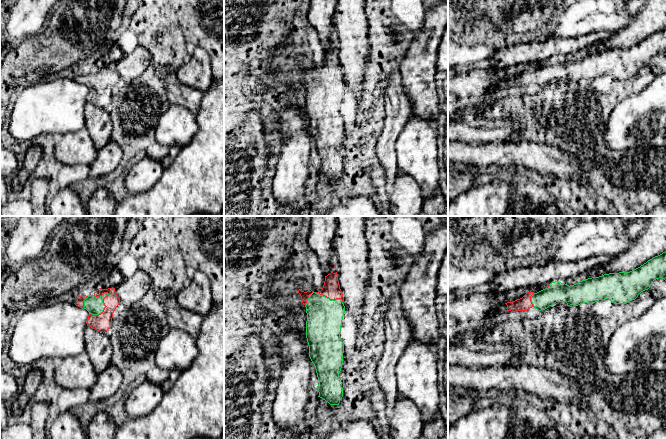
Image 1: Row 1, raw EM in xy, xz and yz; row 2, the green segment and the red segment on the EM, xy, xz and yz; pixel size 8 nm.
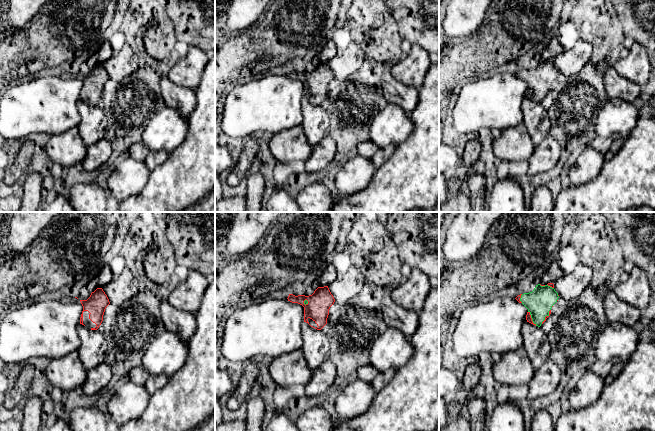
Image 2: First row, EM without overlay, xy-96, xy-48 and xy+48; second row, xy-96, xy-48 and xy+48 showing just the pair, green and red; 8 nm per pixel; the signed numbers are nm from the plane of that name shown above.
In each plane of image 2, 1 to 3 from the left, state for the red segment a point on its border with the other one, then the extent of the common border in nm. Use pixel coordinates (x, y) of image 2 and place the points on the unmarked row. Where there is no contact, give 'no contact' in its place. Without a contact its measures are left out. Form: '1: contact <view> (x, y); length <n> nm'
1: no contact
2: contact xy-48 (304, 78); length 60 nm
3: contact xy+48 (546, 91); length 140 nm

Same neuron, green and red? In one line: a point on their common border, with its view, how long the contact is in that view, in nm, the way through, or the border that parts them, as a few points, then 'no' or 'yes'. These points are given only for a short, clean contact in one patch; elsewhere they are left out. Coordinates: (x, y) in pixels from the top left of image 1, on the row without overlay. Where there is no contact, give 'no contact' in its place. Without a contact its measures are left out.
contact xy (104, 83); length 240 nm; way xy (94, 81), (104, 83), (102, 98); yes

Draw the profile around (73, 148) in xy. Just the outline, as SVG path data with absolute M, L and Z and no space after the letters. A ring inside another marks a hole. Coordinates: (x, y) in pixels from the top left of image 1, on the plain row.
M86 128L62 135L54 152L56 159L63 165L90 165L97 157L97 149Z

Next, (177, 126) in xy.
M170 105L155 127L155 141L169 148L182 148L192 140L198 129L196 114L183 106Z

